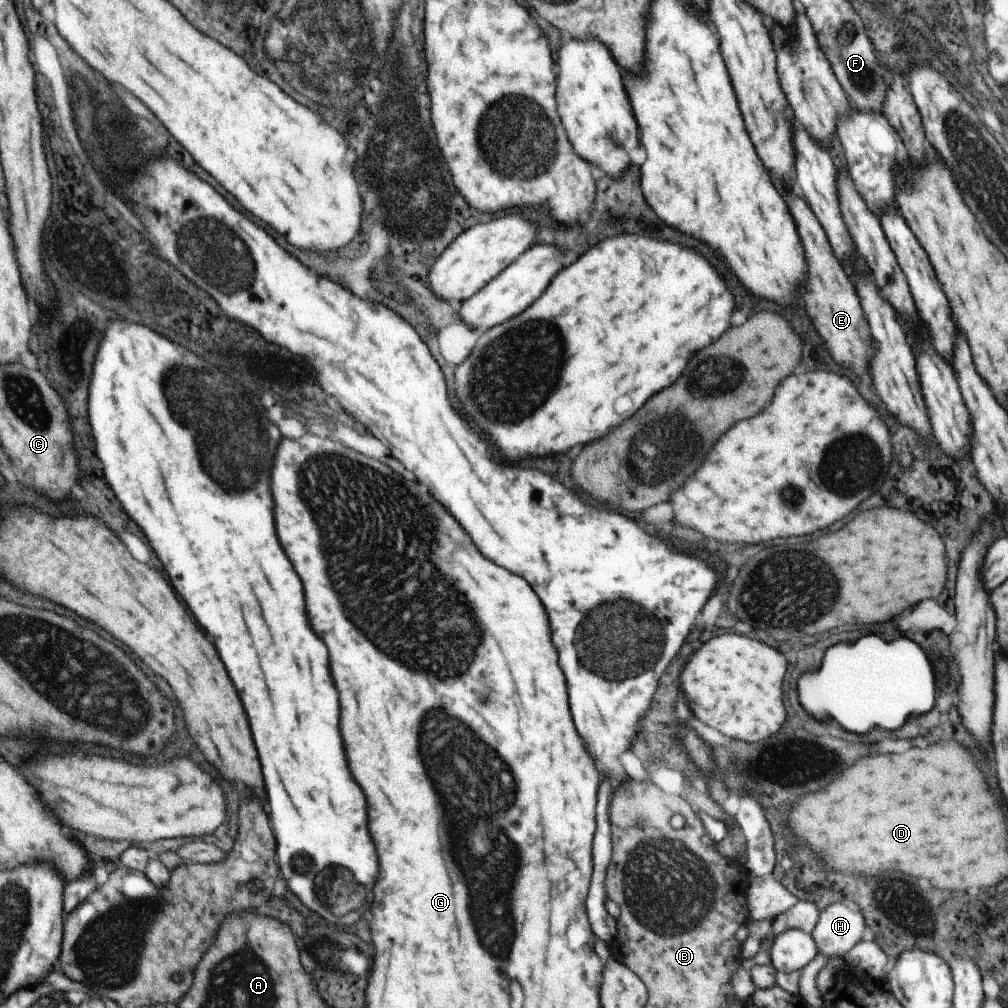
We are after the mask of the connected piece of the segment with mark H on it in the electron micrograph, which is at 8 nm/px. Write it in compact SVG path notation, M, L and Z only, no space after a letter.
M838 902L828 906L817 920L811 937L816 943L818 954L827 957L841 957L862 941L865 922L860 909L854 910L852 904Z

